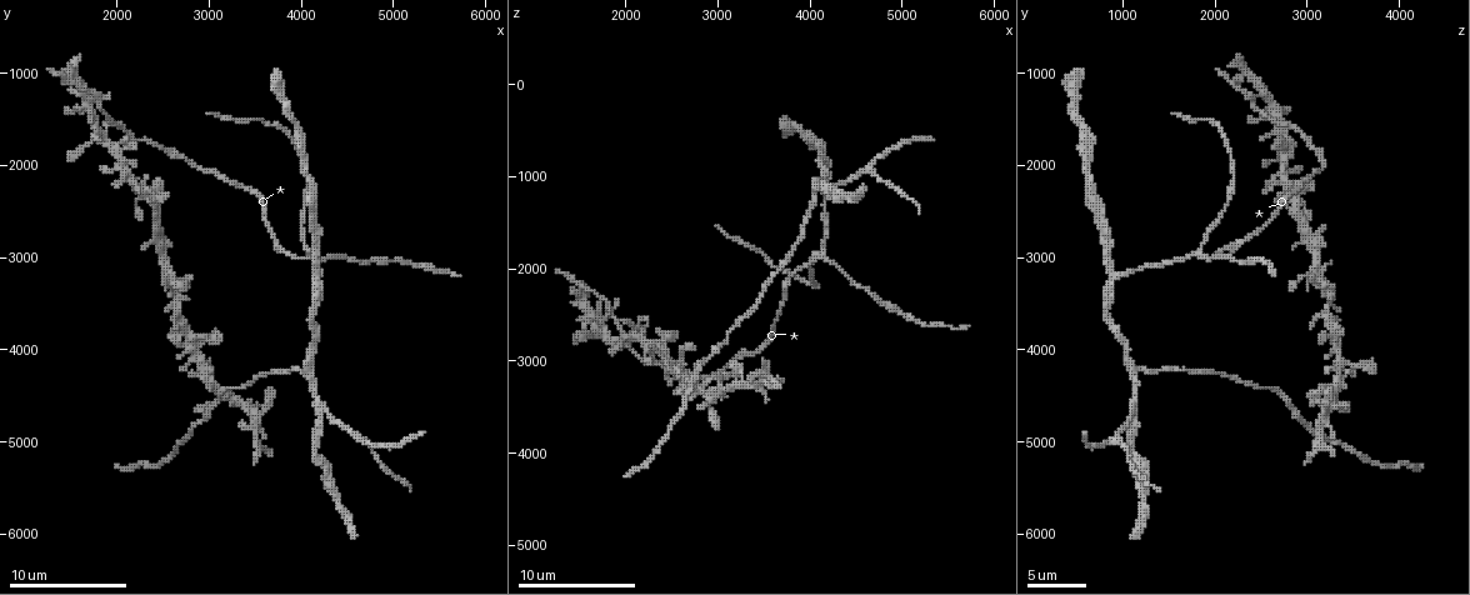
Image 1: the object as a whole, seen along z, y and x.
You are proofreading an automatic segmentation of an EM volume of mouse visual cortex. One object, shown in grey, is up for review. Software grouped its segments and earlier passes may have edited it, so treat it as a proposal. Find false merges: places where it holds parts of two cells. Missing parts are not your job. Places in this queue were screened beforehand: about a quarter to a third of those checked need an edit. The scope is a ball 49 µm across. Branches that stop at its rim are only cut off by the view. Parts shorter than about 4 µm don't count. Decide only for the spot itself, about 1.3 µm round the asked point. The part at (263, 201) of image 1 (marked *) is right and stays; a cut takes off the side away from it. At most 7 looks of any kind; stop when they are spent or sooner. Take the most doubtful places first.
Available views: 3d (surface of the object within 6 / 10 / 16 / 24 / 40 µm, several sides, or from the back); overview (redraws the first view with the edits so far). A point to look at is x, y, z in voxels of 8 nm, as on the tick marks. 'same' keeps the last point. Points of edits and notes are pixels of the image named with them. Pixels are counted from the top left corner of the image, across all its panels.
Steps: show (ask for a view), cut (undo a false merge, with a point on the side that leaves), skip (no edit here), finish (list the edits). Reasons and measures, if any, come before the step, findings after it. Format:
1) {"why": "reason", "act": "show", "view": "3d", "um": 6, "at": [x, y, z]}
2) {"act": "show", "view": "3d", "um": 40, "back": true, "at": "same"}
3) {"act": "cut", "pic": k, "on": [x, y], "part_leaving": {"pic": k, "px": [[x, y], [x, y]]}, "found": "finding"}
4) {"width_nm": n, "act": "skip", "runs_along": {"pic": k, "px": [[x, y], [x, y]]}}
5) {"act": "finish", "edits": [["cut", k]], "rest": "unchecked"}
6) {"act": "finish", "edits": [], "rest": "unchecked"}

{"why": "four or more arms meet", "act": "show", "view": "3d", "um": 10, "at": [4150, 3000, 1850]}

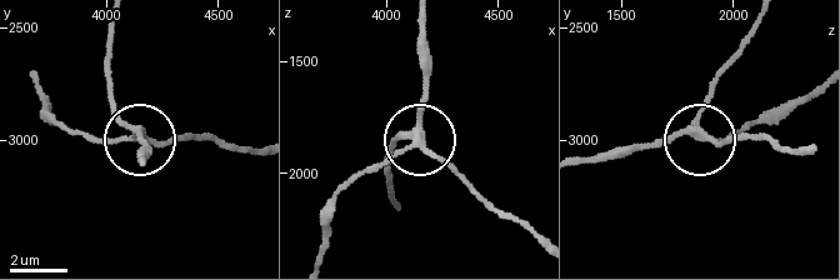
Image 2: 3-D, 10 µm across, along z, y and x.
{"act": "show", "view": "3d", "um": 10, "back": true, "at": [4140, 2960, 1850]}

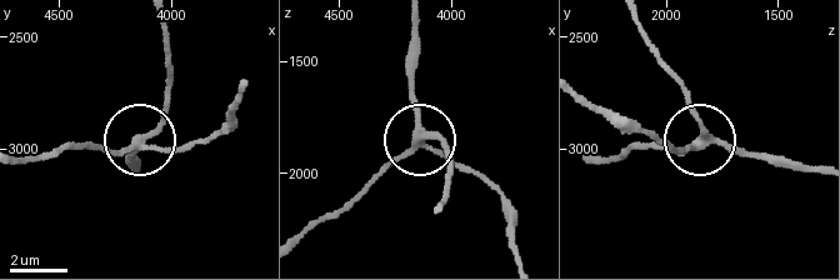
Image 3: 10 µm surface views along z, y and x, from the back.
{"width_nm": 260, "act": "skip", "runs_along": {"pic": 3, "px": [[243, 85], [235, 108], [191, 145], [73, 150]]}, "found": "one cell here"}

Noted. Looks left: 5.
{"why": "three-way junction", "act": "show", "view": "3d", "um": 6, "at": [4250, 4650, 1150]}

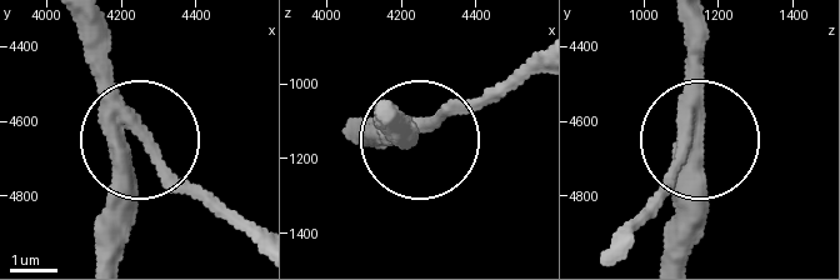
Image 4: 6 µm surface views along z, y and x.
{"side_arm_um": 12, "act": "skip", "found": "all the same cell"}

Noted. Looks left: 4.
{"why": "looks like a crossing", "act": "show", "view": "3d", "um": 16, "at": [1800, 1350, 2400]}

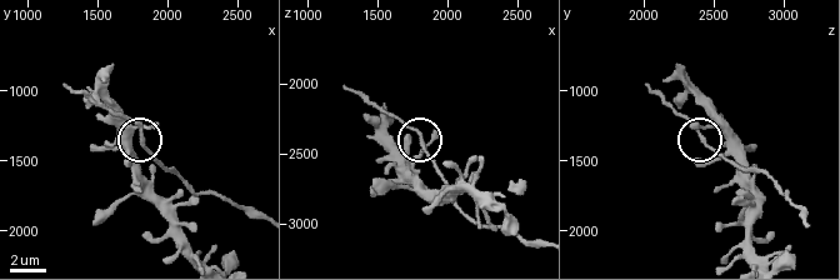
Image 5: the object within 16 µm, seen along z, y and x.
{"arms": 4, "act": "skip", "runs_along": {"pic": 5, "px": [[535, 243], [473, 220], [414, 130], [384, 113]]}, "found": "all the same cell"}

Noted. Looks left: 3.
{"act": "finish", "edits": [], "rest": "unchecked"}

